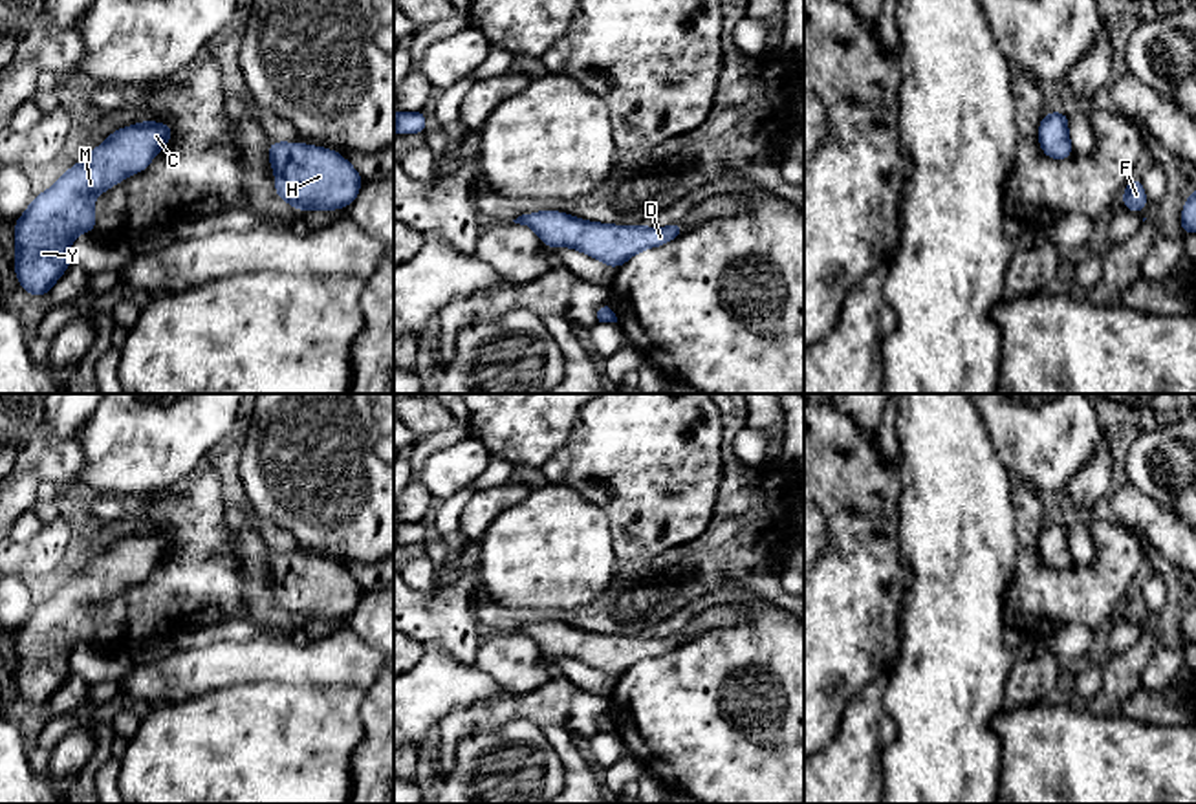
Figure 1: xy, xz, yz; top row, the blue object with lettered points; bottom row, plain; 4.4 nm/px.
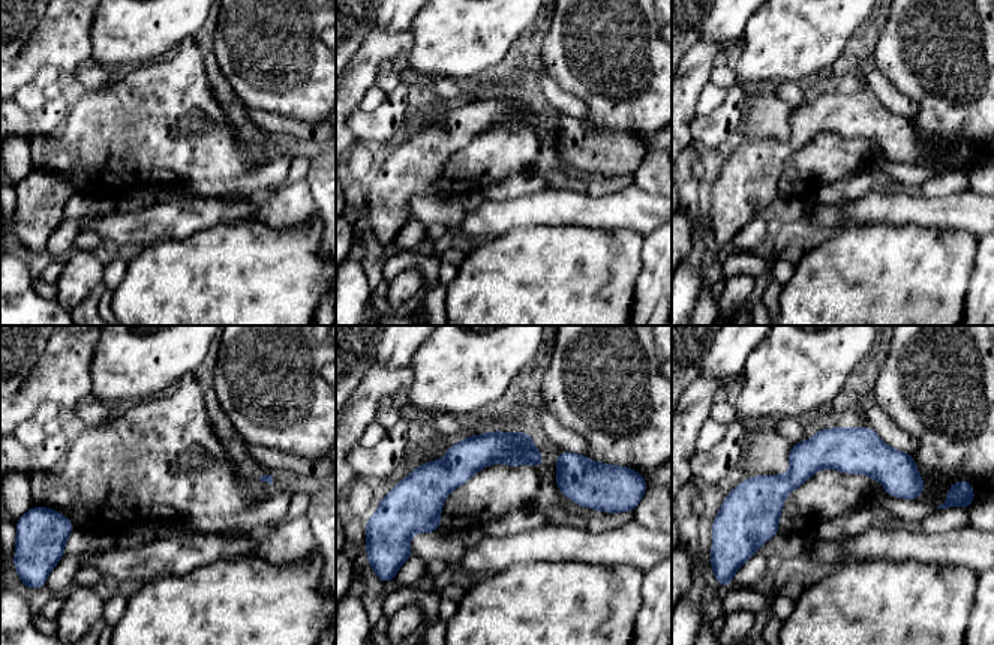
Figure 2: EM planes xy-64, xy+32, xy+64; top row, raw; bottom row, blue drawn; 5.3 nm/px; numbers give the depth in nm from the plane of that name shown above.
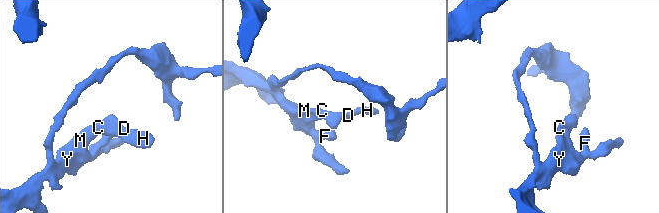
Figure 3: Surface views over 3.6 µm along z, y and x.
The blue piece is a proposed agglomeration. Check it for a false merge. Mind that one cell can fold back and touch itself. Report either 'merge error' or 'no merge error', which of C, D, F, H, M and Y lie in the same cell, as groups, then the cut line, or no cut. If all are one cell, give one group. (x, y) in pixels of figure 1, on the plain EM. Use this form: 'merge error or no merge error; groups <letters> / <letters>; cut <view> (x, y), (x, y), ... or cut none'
no merge error; groups C D F H M Y; cut none

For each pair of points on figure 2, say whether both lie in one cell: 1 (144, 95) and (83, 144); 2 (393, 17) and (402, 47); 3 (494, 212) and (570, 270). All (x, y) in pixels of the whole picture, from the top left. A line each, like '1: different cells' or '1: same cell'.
1: same cell
2: different cells
3: different cells

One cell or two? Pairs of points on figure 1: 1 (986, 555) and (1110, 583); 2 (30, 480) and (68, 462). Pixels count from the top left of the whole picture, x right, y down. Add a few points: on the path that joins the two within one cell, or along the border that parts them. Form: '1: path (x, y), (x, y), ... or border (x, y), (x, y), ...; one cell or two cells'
1: border (1015, 519), (1017, 563), (1004, 605); two cells
2: path (39, 471), (48, 462), (59, 462); one cell

